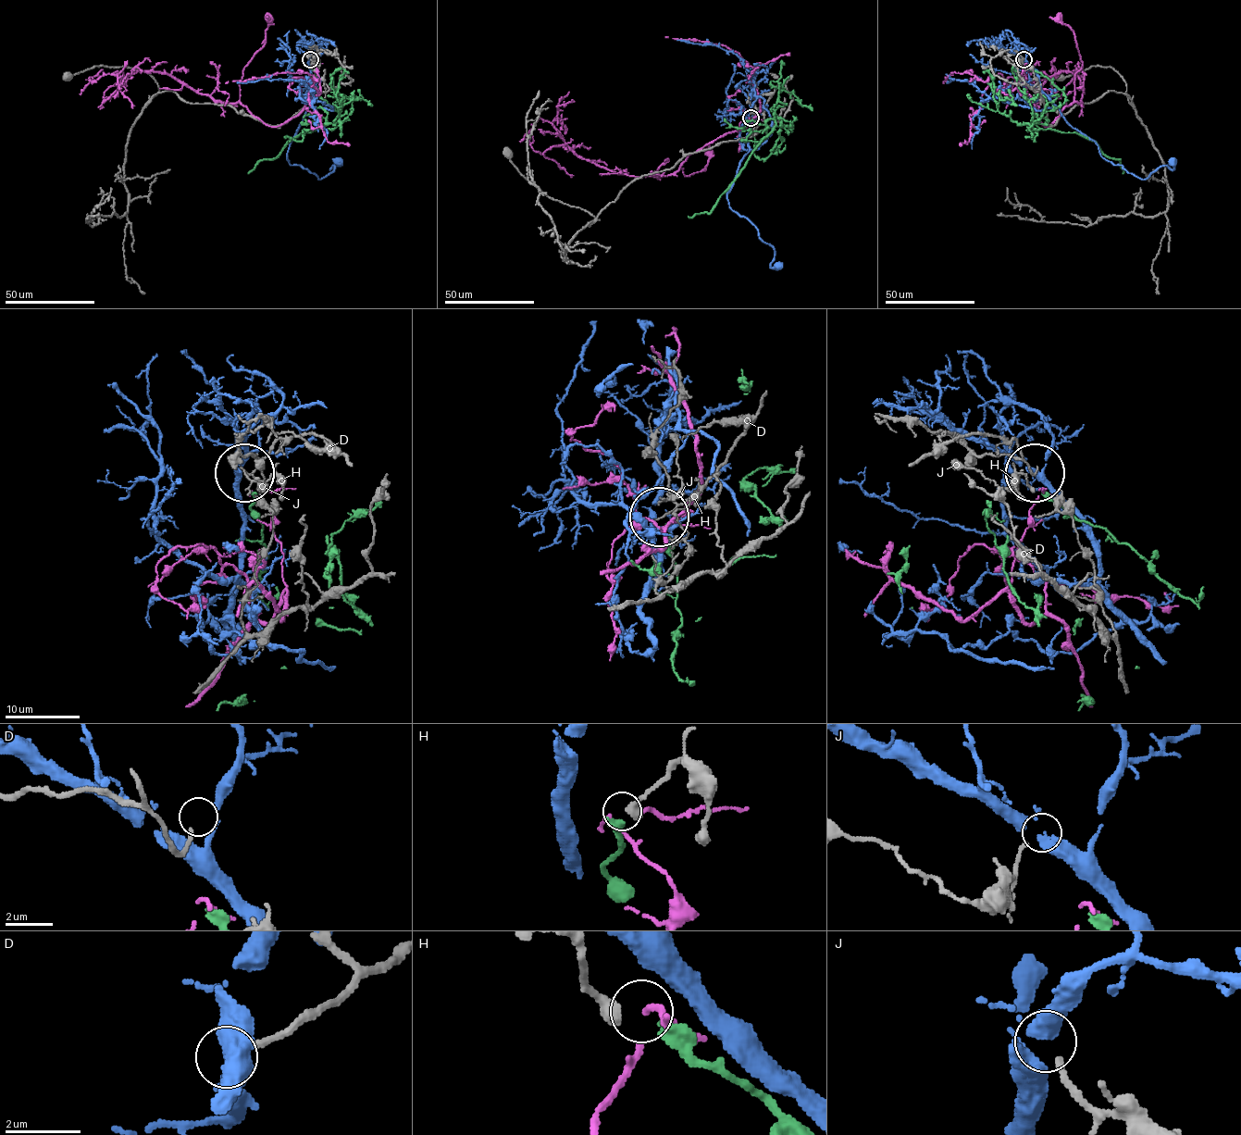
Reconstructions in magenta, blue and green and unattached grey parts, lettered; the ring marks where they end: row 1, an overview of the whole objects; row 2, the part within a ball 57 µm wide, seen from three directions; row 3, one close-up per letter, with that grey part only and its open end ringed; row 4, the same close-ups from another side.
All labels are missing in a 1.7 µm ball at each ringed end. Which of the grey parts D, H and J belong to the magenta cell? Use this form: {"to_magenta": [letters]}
{"to_magenta": []}

